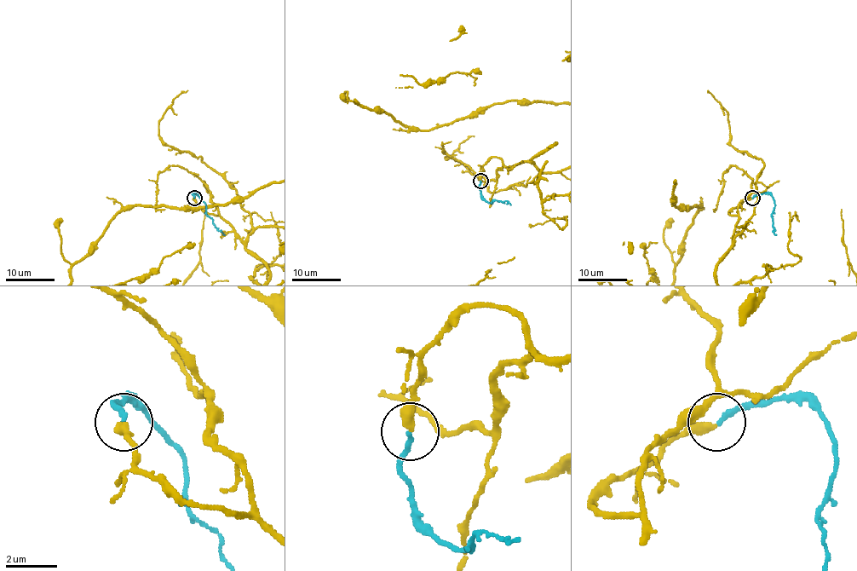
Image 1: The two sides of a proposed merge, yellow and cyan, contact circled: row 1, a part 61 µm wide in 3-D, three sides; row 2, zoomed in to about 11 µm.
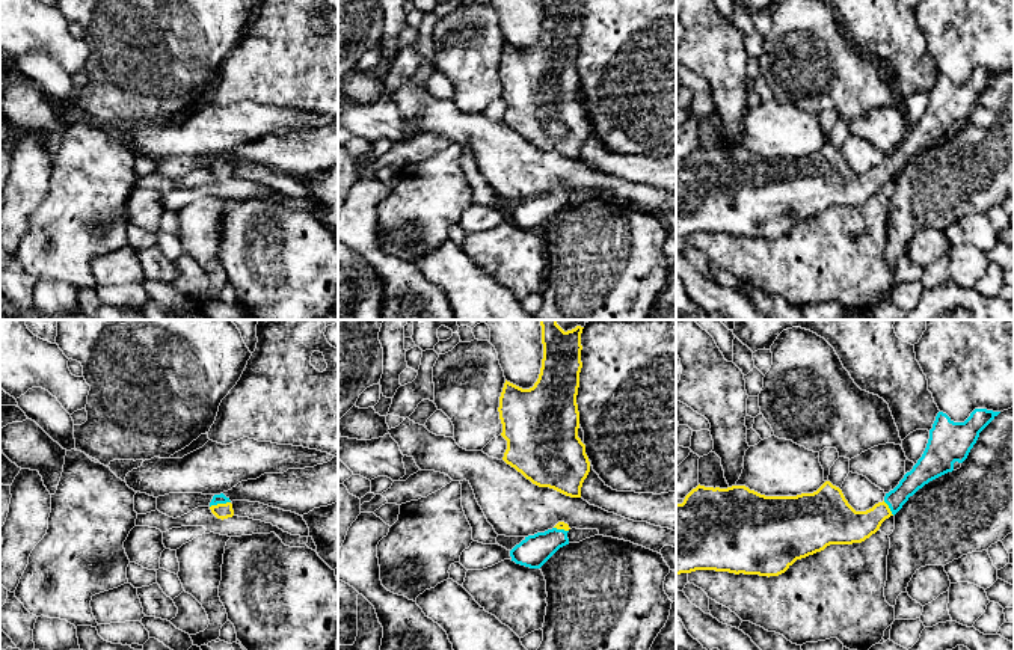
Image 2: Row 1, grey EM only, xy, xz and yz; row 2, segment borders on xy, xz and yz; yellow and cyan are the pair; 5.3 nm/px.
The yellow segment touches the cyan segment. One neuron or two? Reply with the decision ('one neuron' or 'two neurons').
one neuron

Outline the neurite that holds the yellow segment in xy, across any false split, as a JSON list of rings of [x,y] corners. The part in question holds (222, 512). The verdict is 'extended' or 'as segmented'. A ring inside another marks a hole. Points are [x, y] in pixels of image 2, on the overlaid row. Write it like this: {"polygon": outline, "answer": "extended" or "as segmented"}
{"polygon": [[[223,493],[213,496],[210,510],[217,519],[222,520],[234,516],[232,504]]], "answer": "extended"}

